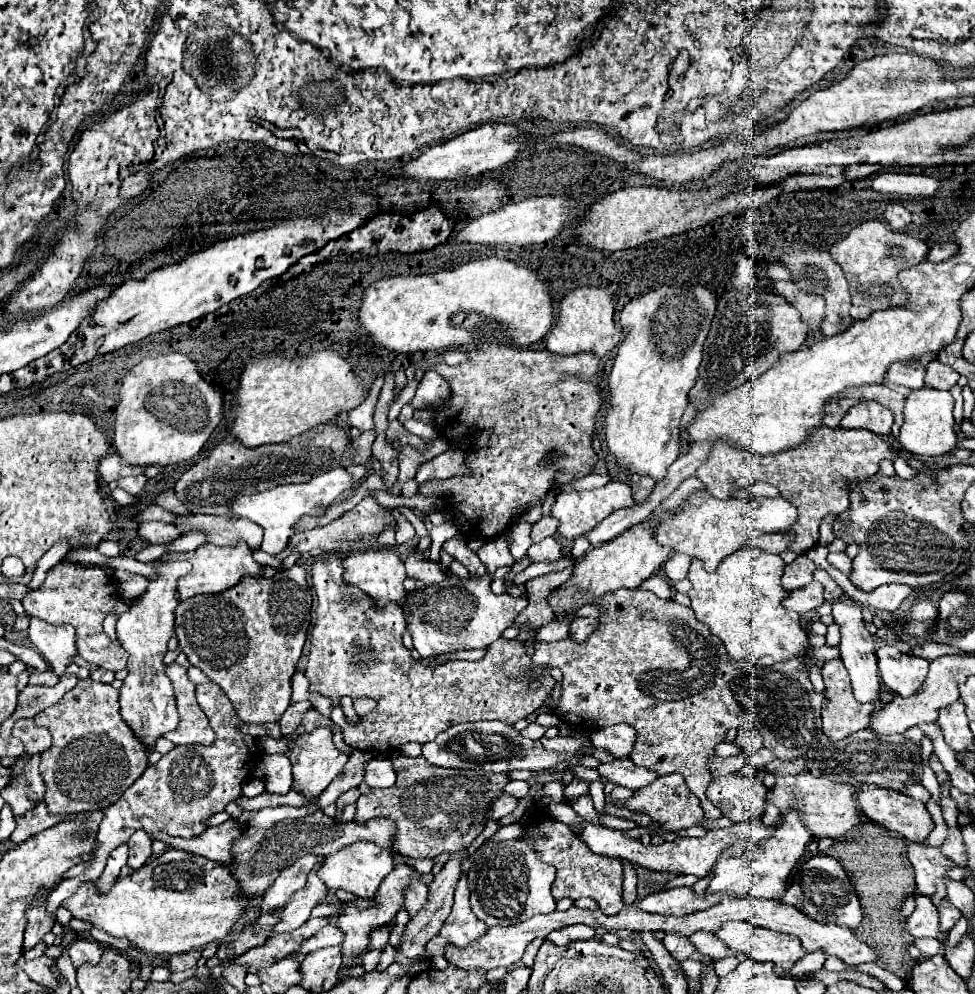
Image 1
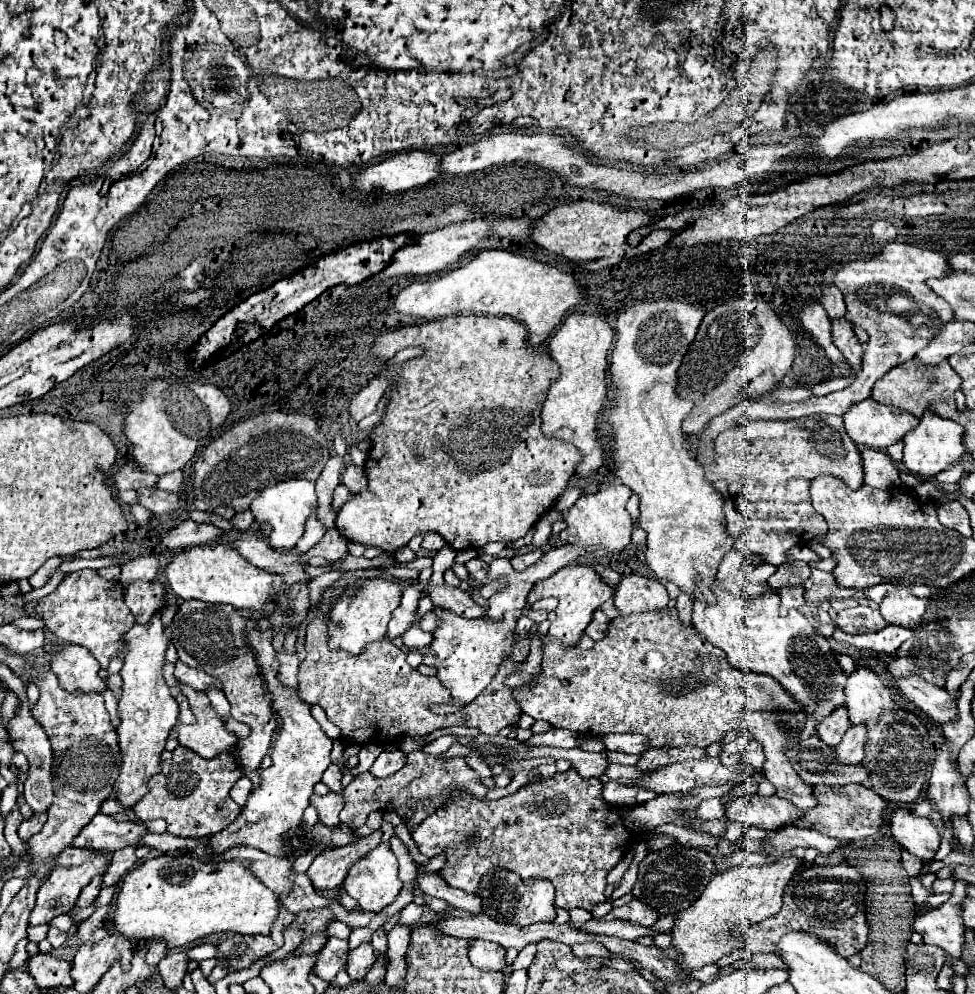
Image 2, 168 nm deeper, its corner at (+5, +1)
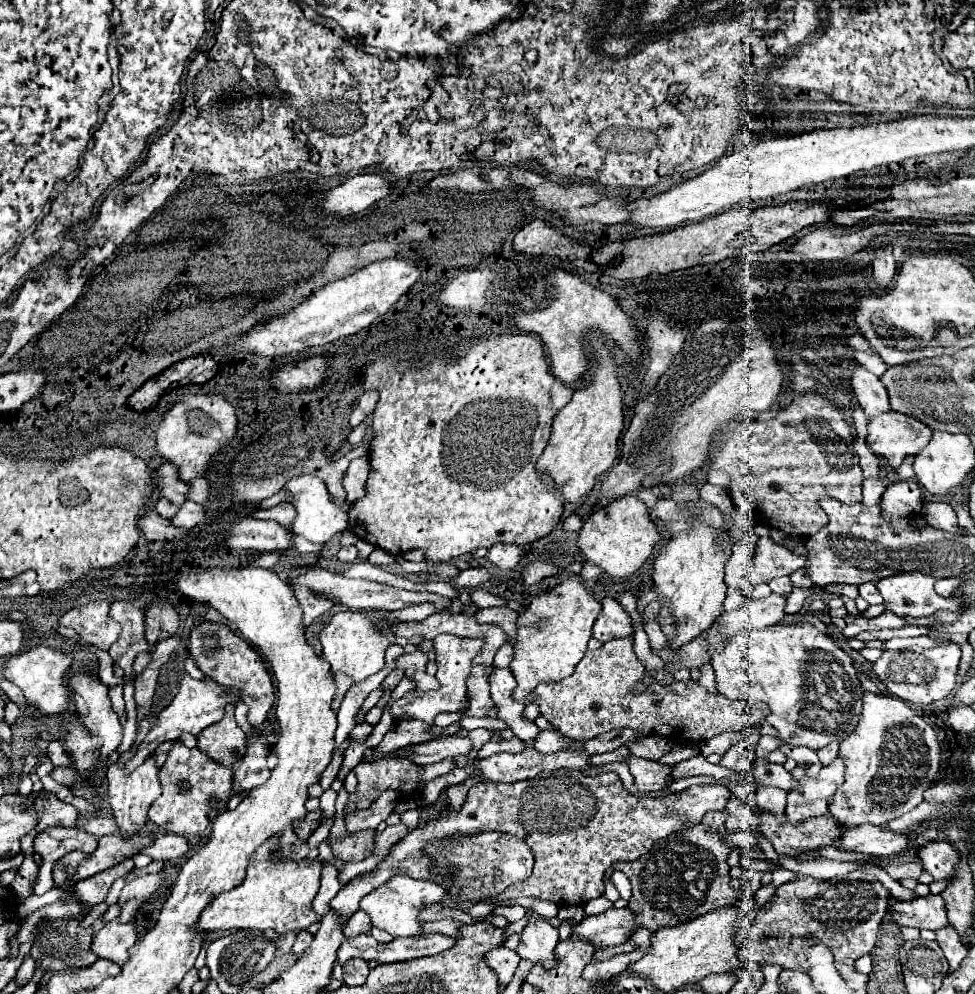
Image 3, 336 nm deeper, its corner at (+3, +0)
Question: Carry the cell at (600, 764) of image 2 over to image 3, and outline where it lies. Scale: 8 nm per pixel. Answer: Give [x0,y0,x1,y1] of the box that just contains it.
[625,755,671,793]

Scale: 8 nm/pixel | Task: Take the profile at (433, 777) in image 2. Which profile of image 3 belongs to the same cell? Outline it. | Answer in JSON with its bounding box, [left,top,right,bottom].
[345,757,457,813]

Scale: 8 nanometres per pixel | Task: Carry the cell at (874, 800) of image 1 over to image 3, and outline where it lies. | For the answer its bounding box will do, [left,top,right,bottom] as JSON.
[919,841,957,879]

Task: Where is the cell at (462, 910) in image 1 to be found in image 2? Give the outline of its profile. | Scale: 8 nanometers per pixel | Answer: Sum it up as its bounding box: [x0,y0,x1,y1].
[469,940,507,972]

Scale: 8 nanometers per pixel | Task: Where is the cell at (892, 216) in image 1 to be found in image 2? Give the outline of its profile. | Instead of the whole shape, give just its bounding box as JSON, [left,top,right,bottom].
[871,220,897,244]

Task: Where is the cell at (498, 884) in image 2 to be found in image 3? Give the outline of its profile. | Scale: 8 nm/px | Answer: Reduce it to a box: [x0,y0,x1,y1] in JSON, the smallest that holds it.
[517,907,559,967]

